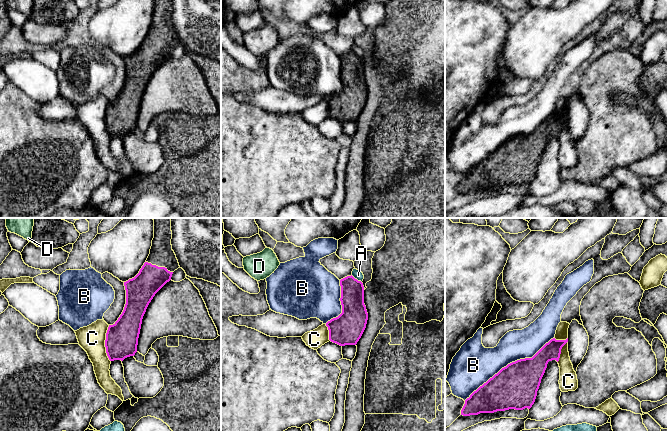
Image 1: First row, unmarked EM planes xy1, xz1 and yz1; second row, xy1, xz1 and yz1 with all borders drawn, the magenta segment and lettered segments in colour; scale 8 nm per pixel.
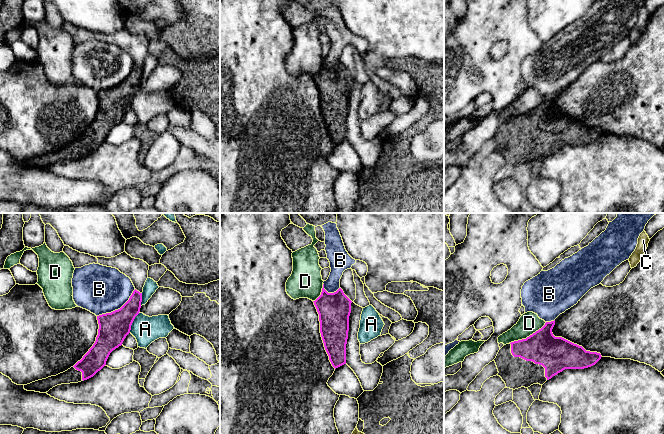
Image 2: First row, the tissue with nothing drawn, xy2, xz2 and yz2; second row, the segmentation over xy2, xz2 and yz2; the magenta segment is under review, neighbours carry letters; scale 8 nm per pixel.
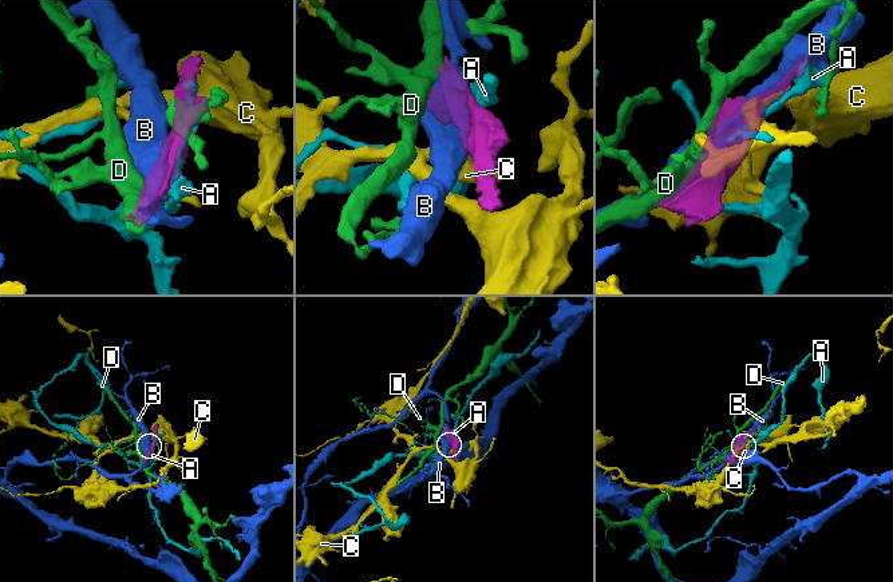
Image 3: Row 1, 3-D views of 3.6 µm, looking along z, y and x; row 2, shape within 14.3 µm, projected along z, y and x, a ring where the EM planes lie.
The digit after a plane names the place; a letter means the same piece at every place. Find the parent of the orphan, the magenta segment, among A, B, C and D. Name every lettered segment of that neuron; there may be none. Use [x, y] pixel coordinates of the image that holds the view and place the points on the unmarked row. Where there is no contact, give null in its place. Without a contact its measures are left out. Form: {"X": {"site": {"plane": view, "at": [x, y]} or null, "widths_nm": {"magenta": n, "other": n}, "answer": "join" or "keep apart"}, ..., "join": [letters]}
{"A": {"site": {"plane": "xy2", "at": [132, 98]}, "widths_nm": {"magenta": 240, "other": 220}, "answer": "keep apart"}, "B": {"site": {"plane": "yz1", "at": [508, 140]}, "widths_nm": {"magenta": 360, "other": 300}, "answer": "keep apart"}, "C": {"site": {"plane": "xy1", "at": [105, 119]}, "widths_nm": {"magenta": 260, "other": 220}, "answer": "keep apart"}, "D": {"site": {"plane": "yz2", "at": [529, 112]}, "widths_nm": {"magenta": 280, "other": 170}, "answer": "keep apart"}, "join": []}

